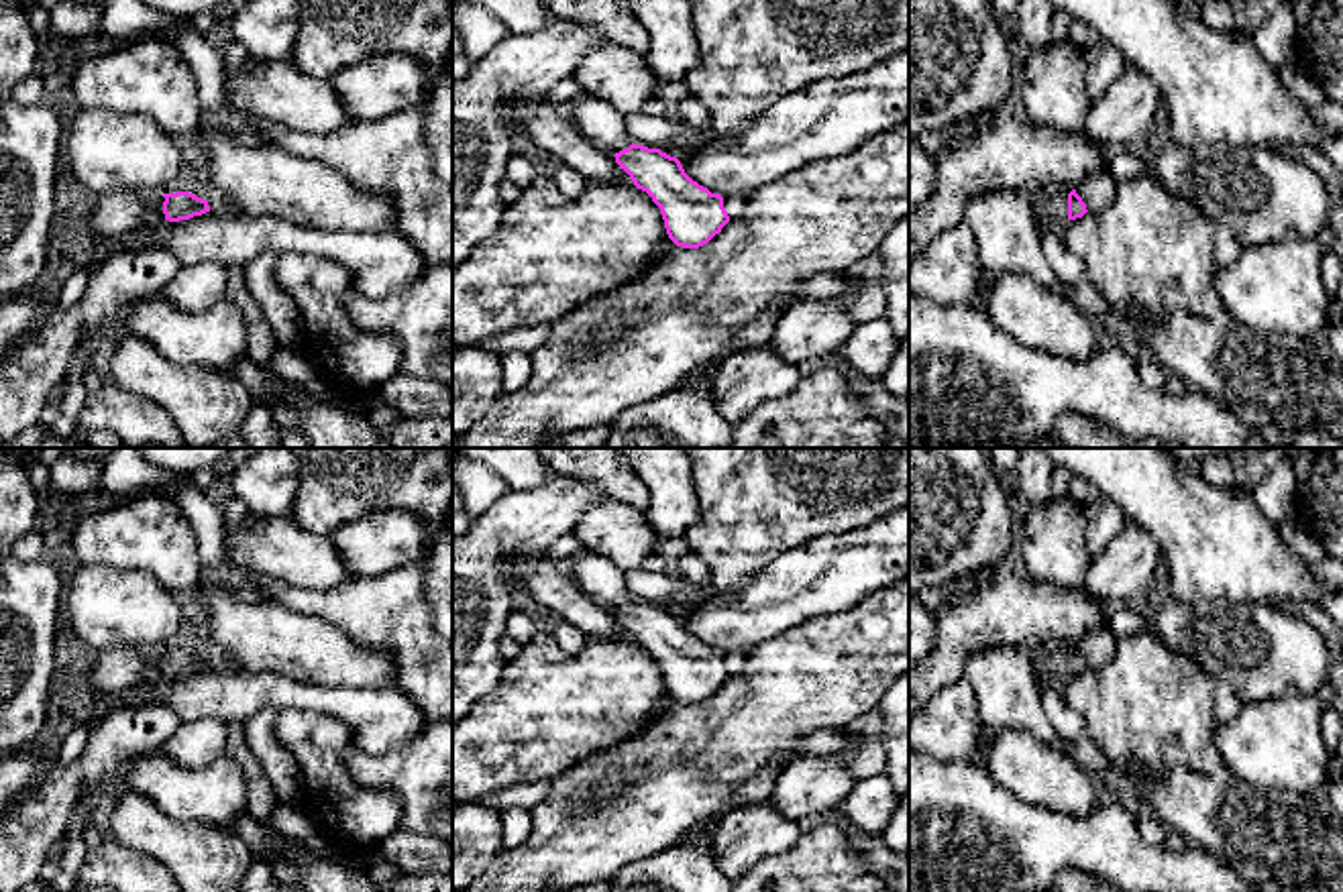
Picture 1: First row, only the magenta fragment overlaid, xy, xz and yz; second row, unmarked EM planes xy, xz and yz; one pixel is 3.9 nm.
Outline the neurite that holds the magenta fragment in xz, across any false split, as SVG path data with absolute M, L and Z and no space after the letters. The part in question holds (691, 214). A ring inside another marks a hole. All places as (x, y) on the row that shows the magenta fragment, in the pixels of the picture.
M585 90L573 102L579 132L611 153L634 185L652 198L677 246L699 248L721 232L730 216L719 193L693 181L677 157L634 145L628 118L611 102Z

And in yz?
M1072 189L1068 196L1062 191L1054 191L1031 200L1031 214L1037 232L1045 224L1058 224L1064 228L1068 220L1082 218L1086 212L1086 204L1076 193L1076 189Z

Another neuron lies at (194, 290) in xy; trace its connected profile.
M216 261L181 267L161 297L181 312L204 314L226 297L226 267Z

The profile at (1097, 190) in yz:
M1100 169L1080 181L1076 193L1086 204L1088 214L1107 210L1117 193L1119 183L1111 177L1109 169Z

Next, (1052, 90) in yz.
M1070 39L1029 51L1019 88L1027 118L1037 126L1080 130L1090 108L1084 71L1084 49Z

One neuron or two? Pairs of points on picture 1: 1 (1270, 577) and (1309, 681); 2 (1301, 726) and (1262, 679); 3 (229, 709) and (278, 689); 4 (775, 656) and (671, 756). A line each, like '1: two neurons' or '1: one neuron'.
1: two neurons
2: two neurons
3: one neuron
4: one neuron

